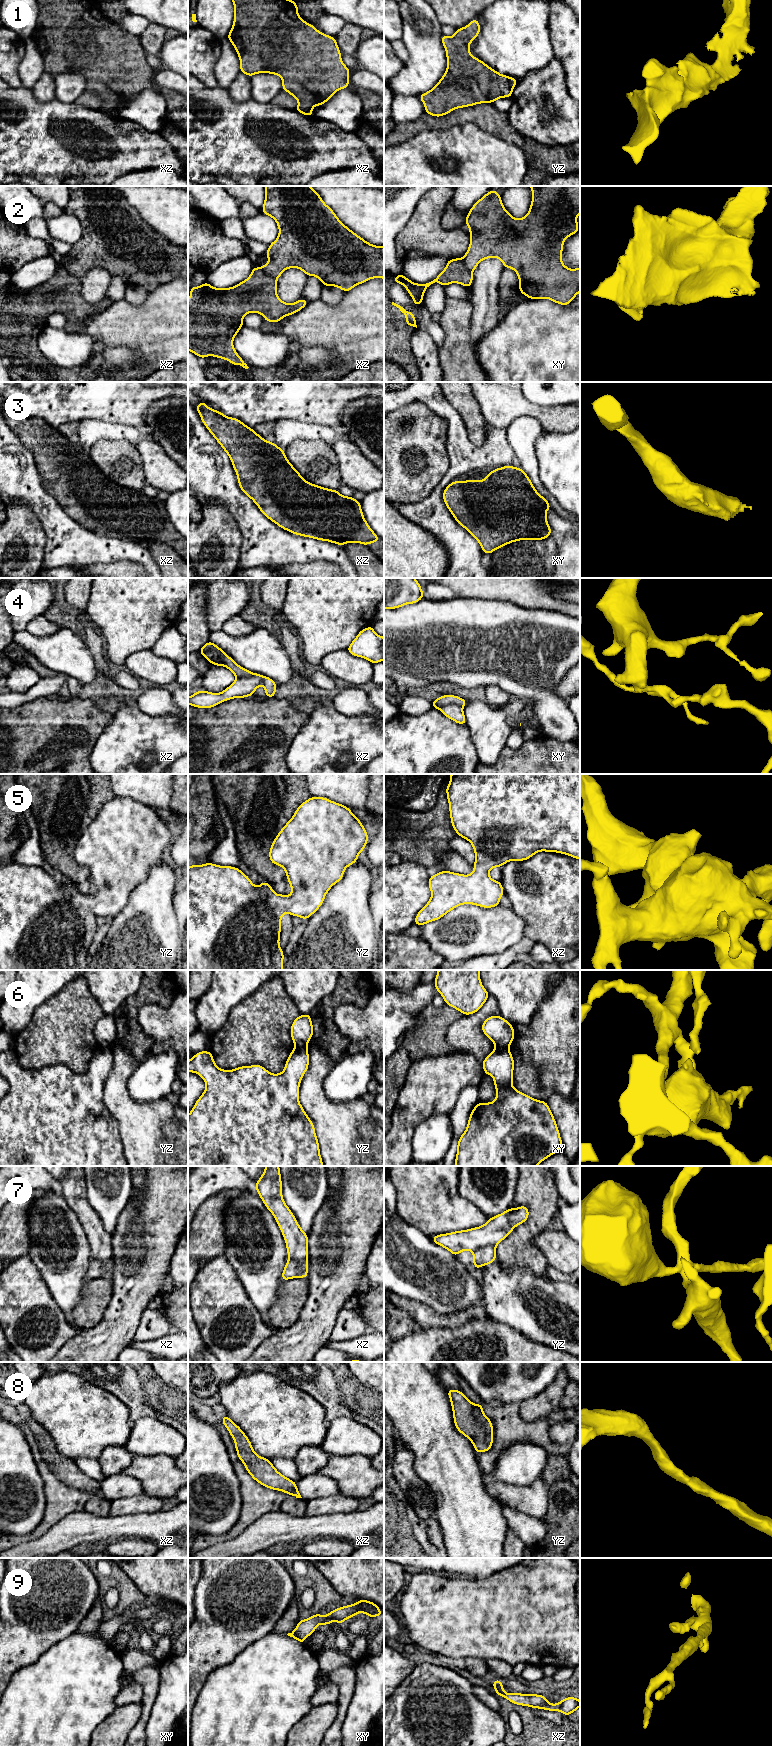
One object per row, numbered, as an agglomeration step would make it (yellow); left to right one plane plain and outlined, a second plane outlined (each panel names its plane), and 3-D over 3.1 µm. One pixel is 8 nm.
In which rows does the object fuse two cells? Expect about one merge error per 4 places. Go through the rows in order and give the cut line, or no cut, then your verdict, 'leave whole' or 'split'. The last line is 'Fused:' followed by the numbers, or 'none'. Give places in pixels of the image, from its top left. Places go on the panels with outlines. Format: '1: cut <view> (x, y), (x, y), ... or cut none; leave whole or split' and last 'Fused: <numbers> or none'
1: cut none; leave whole
2: cut xz (260, 268), (276, 280); split
3: cut none; leave whole
4: cut xy (433, 706), (456, 703), (461, 708); split
5: cut none; leave whole
6: cut xy (495, 1046), (507, 1047); split
7: cut yz (495, 1245), (483, 1245), (473, 1252); split
8: cut none; leave whole
9: cut none; leave whole
Fused: 2, 4, 6, 7

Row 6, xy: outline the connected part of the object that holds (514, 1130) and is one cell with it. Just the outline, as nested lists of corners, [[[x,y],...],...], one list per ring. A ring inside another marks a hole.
[[[495,1047],[482,1067],[485,1074],[493,1077],[496,1100],[478,1102],[473,1108],[467,1128],[458,1140],[454,1166],[537,1166],[562,1150],[561,1136],[548,1103],[514,1088],[514,1059],[509,1048]]]

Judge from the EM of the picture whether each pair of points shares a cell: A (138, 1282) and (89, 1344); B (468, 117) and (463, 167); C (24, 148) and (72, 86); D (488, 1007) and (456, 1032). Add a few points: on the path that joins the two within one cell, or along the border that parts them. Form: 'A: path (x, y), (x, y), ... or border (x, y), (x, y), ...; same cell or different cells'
A: path (130, 1297), (126, 1307), (104, 1329); same cell
B: border (444, 128), (475, 123), (489, 132); different cells
C: border (56, 98), (62, 102), (75, 102); different cells
D: path (480, 1015), (464, 1031); same cell

